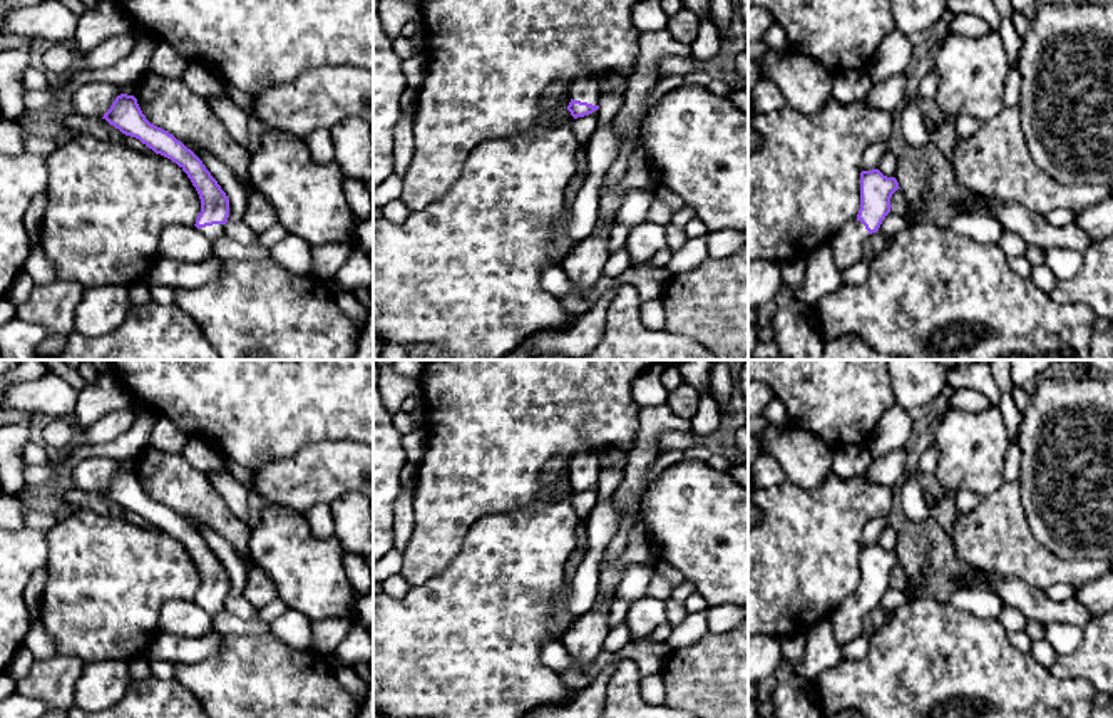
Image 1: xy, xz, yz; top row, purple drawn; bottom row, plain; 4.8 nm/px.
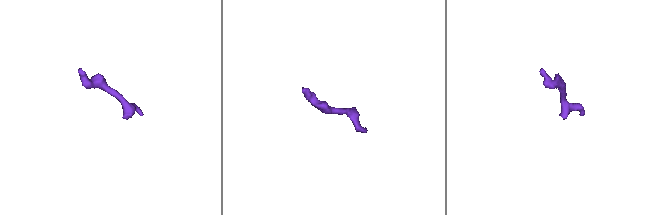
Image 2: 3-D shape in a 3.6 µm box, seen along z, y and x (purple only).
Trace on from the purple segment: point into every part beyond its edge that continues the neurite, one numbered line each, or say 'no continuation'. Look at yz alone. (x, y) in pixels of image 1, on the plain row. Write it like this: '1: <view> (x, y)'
1: yz (846, 620)

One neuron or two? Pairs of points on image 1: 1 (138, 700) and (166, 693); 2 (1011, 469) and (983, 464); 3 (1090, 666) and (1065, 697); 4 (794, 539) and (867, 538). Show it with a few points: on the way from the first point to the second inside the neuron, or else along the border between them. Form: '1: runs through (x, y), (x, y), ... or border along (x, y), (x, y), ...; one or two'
1: runs through (144, 700), (159, 700); one
2: border along (1010, 442), (1005, 452), (1005, 481); two
3: border along (1048, 668), (1061, 678), (1083, 678), (1095, 688); two
4: border along (886, 514), (867, 523), (861, 544); two

